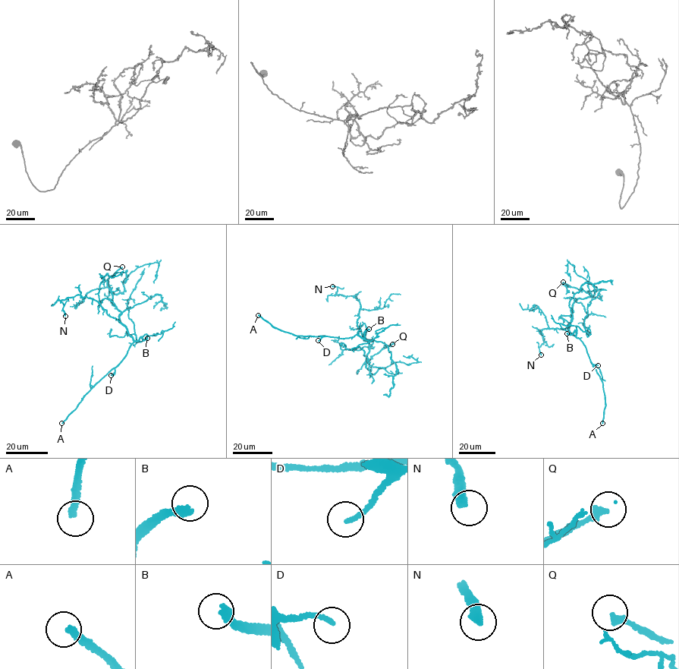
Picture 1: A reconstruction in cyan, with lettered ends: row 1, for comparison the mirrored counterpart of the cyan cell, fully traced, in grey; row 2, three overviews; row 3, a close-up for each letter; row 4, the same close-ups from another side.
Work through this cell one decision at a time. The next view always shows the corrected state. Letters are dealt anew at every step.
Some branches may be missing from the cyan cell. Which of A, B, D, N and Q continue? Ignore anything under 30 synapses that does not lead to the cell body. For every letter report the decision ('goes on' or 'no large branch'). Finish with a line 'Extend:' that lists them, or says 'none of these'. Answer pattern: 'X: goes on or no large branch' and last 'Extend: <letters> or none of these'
A: goes on
B: goes on
D: no large branch
N: no large branch
Q: no large branch
Extend: A, B

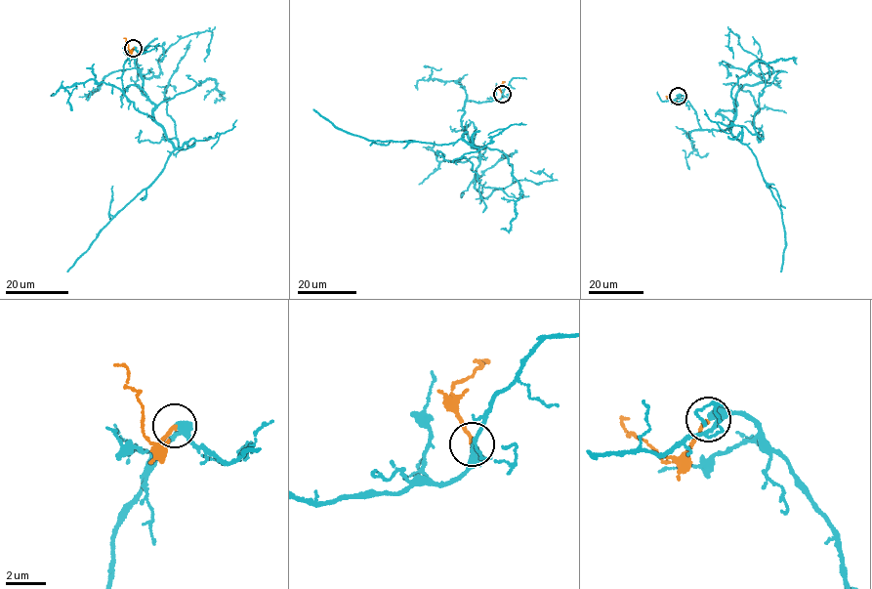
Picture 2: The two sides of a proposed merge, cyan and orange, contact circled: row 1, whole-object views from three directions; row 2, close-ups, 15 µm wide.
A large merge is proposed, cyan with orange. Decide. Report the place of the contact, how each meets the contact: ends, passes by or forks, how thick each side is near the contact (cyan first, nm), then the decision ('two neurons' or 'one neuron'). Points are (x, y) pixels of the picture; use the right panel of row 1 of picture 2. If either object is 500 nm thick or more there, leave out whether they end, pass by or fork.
(678, 96) | cyan passes by | orange ends | 340/160 nm | one neuron

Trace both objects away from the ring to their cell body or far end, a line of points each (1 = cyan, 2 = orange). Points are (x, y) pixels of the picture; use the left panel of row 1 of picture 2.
1: (134, 48), (123, 92), (152, 116), (139, 69), (154, 77), (173, 44), (209, 29), (205, 61)
2: (134, 48), (130, 50), (124, 38)

